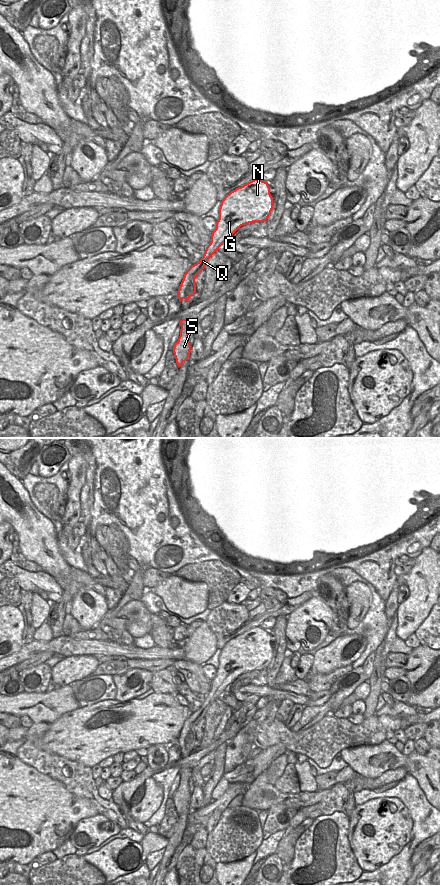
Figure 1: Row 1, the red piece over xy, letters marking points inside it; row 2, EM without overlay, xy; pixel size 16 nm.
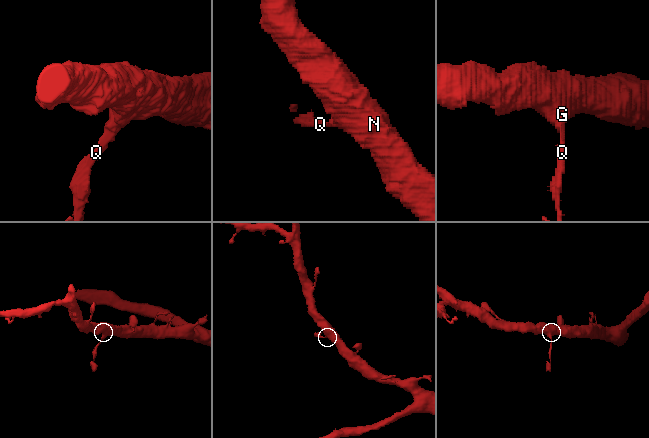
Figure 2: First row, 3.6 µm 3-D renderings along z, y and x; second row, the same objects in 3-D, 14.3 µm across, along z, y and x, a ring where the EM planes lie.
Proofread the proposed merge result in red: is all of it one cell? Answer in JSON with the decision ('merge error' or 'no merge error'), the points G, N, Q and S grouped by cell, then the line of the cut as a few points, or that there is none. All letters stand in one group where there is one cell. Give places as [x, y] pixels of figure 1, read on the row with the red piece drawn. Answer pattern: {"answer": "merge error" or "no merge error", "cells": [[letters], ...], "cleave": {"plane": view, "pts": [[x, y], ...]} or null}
{"answer": "merge error", "cells": [["G", "N"], ["Q", "S"]], "cleave": {"plane": "xy", "pts": [[219, 217], [221, 237], [225, 240]]}}

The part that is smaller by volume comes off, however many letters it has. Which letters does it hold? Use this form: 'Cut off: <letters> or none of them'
Cut off: Q, S

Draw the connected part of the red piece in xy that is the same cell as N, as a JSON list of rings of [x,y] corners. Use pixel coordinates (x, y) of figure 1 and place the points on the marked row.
[[[254,179],[227,194],[221,201],[221,238],[231,237],[241,226],[266,221],[273,209],[268,182]]]

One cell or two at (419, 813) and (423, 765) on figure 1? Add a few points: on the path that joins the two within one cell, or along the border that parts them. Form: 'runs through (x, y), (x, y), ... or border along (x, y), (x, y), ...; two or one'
border along (408, 773), (416, 780), (429, 803); two

